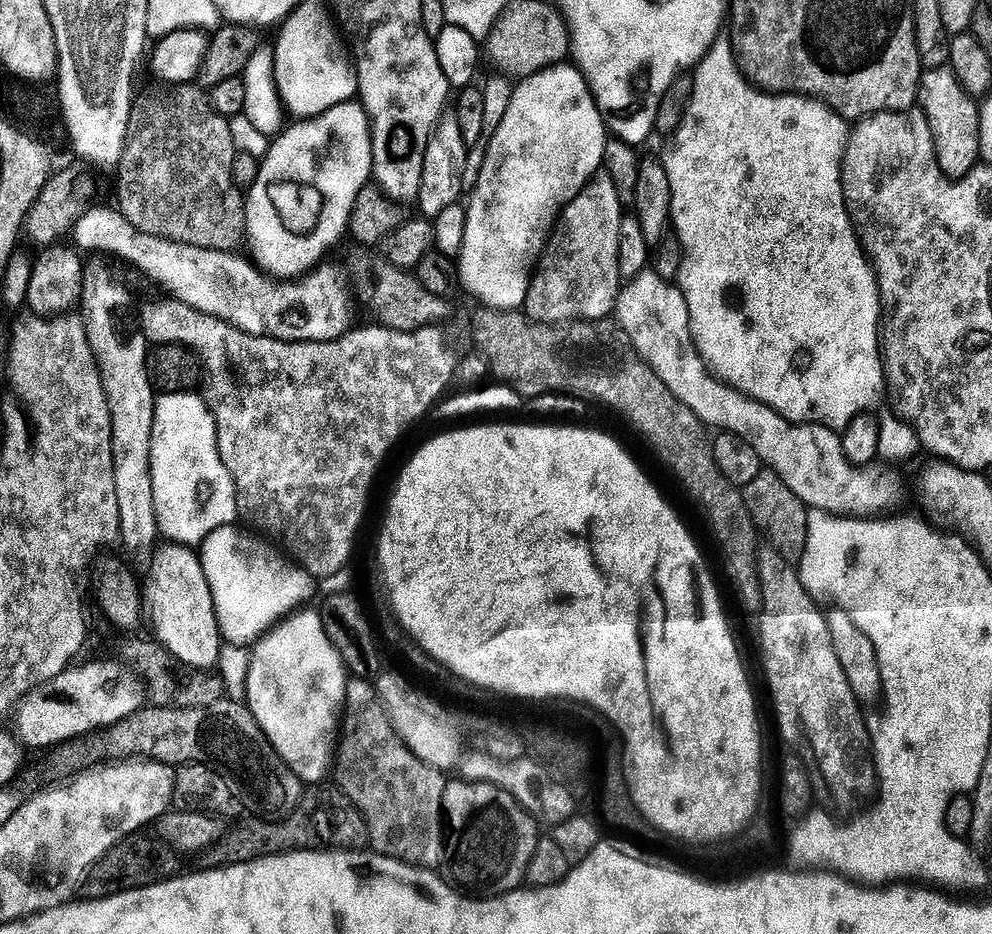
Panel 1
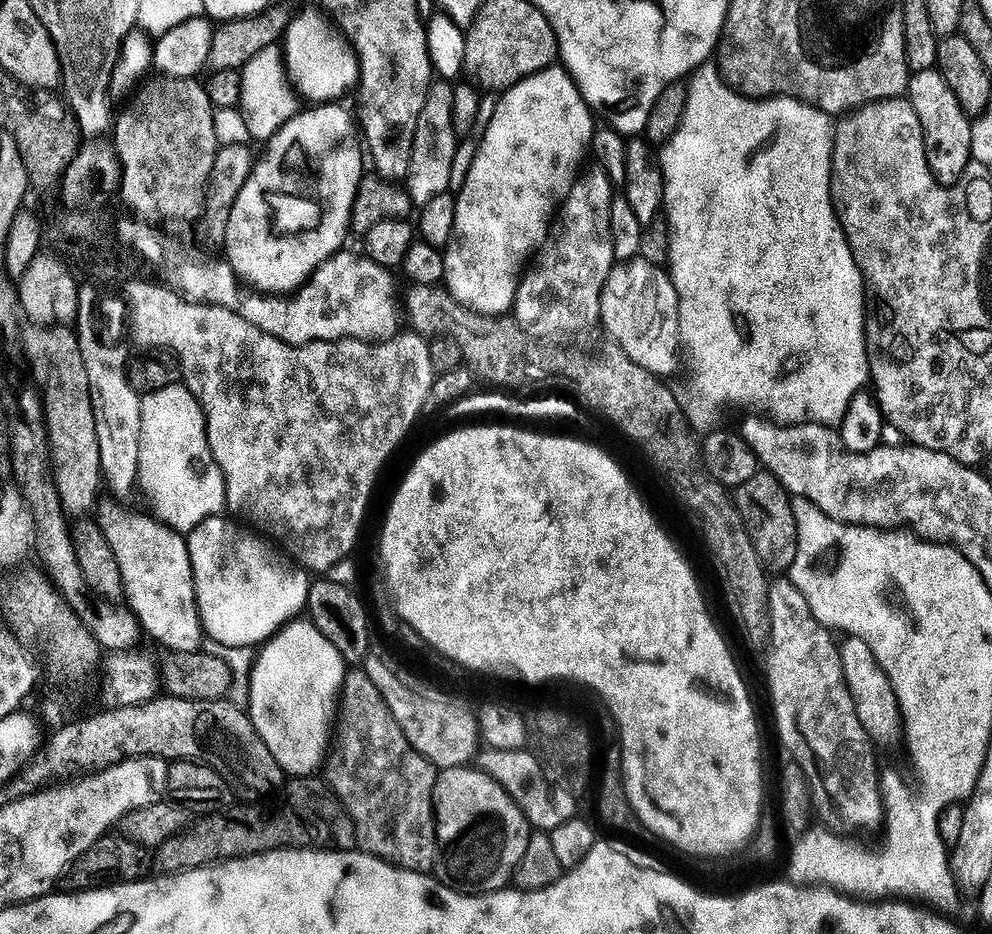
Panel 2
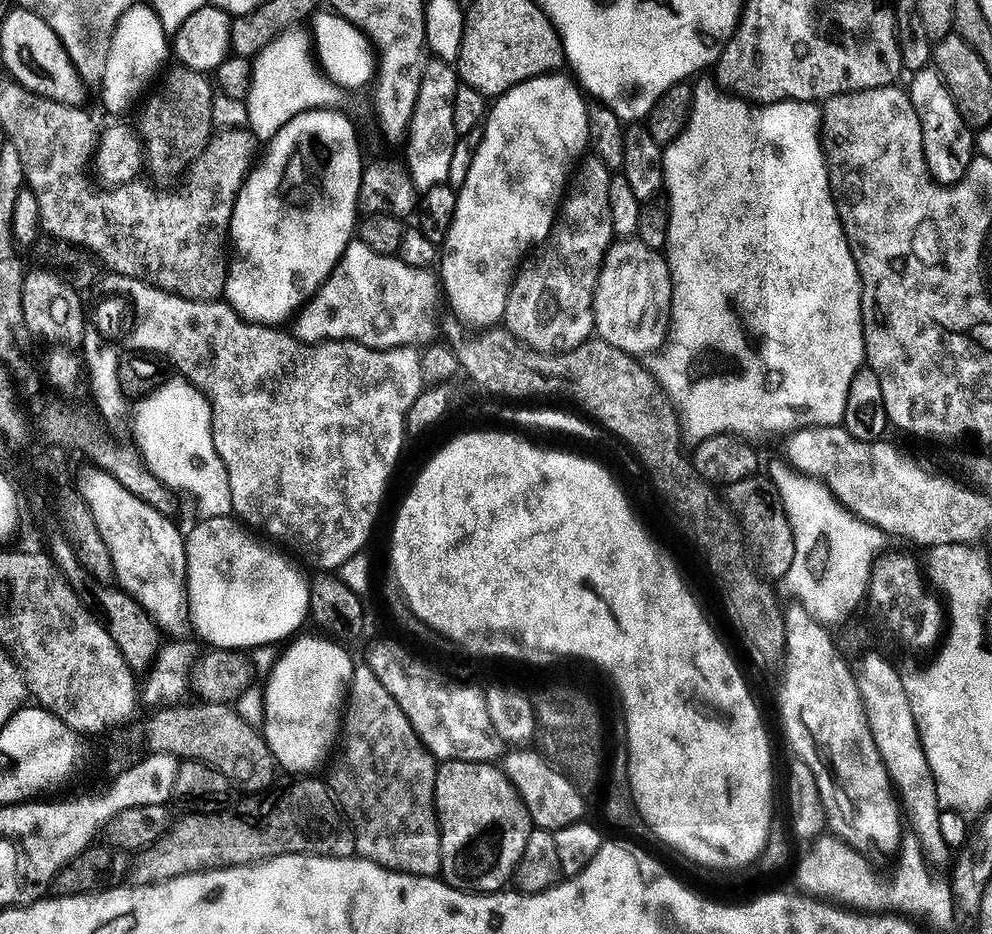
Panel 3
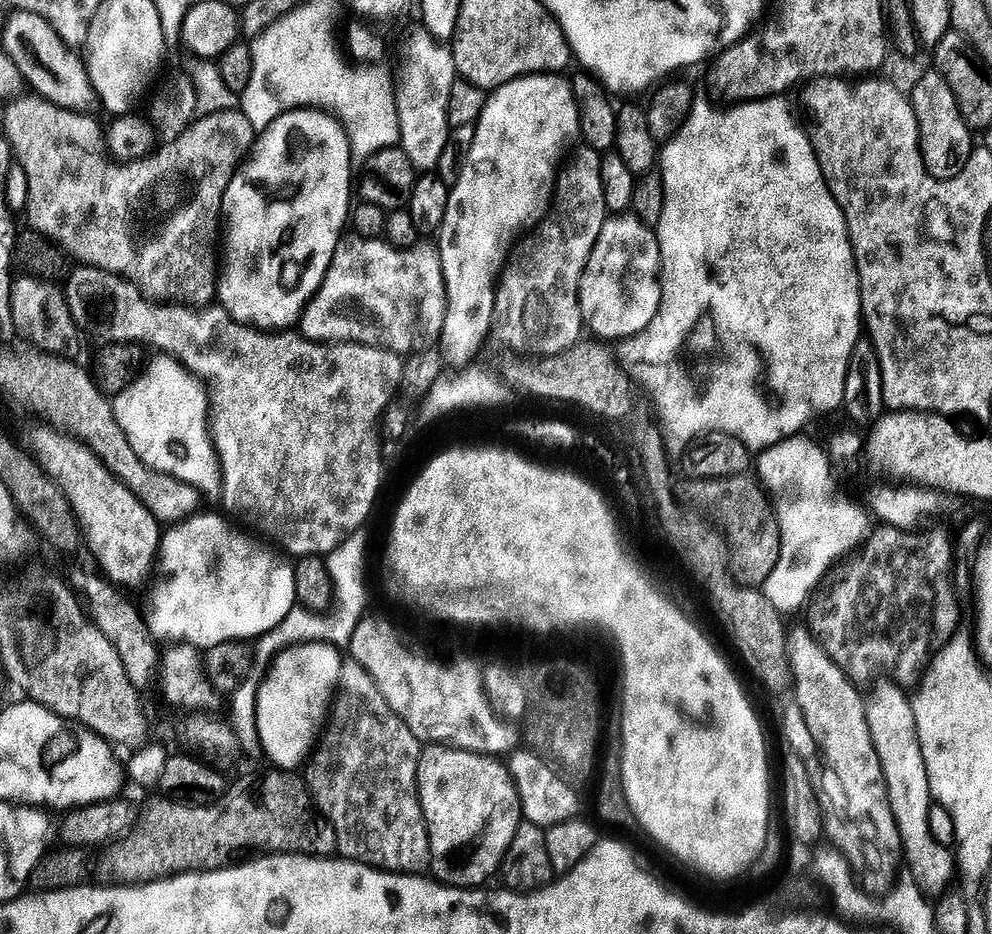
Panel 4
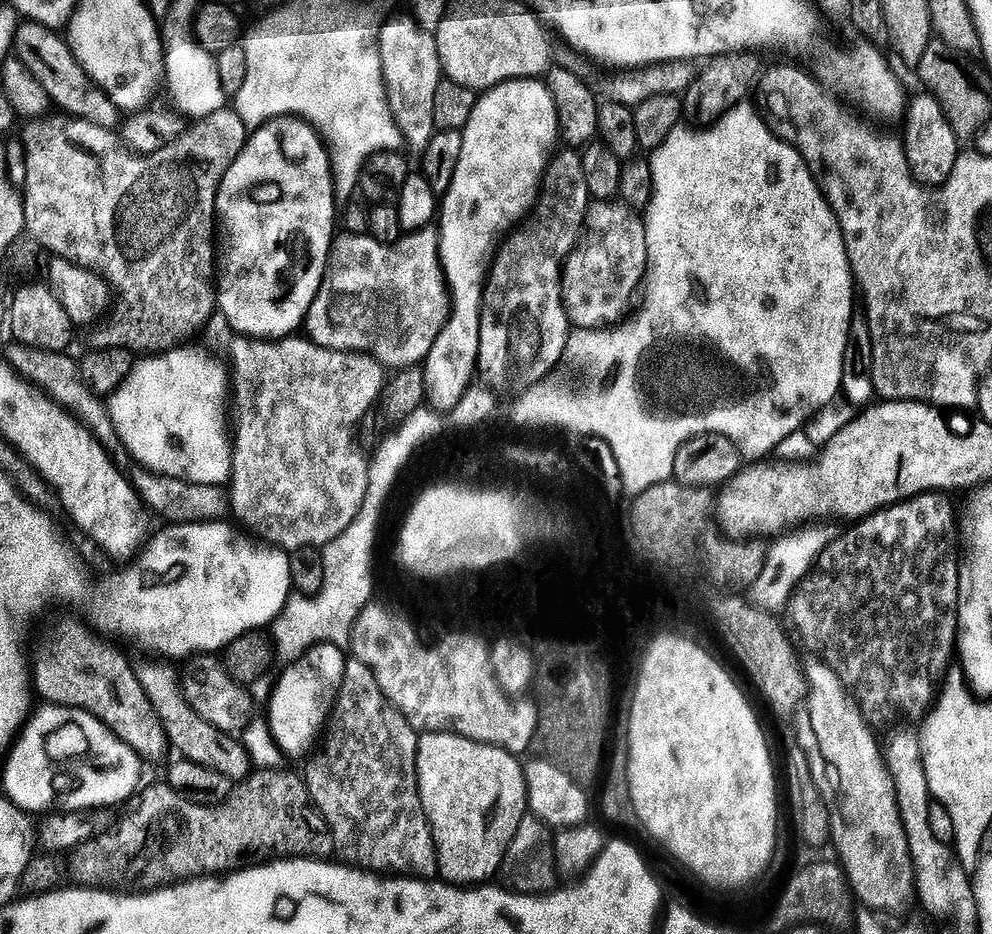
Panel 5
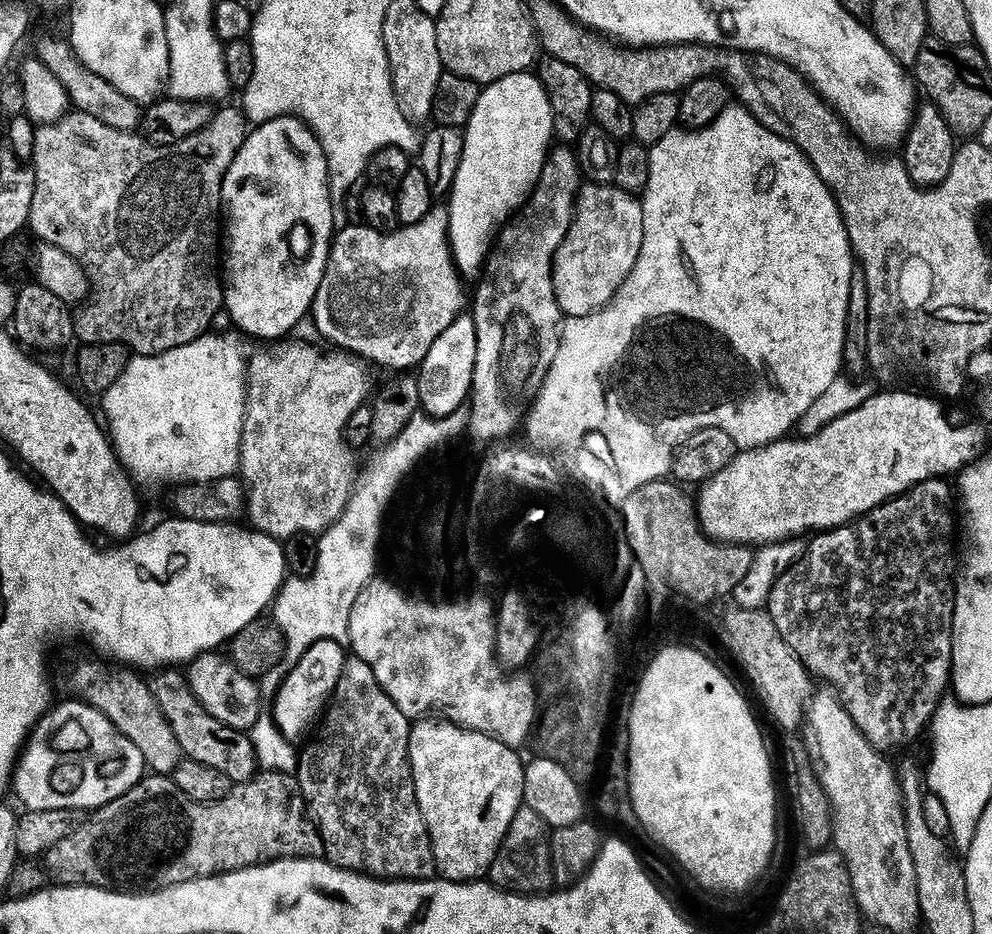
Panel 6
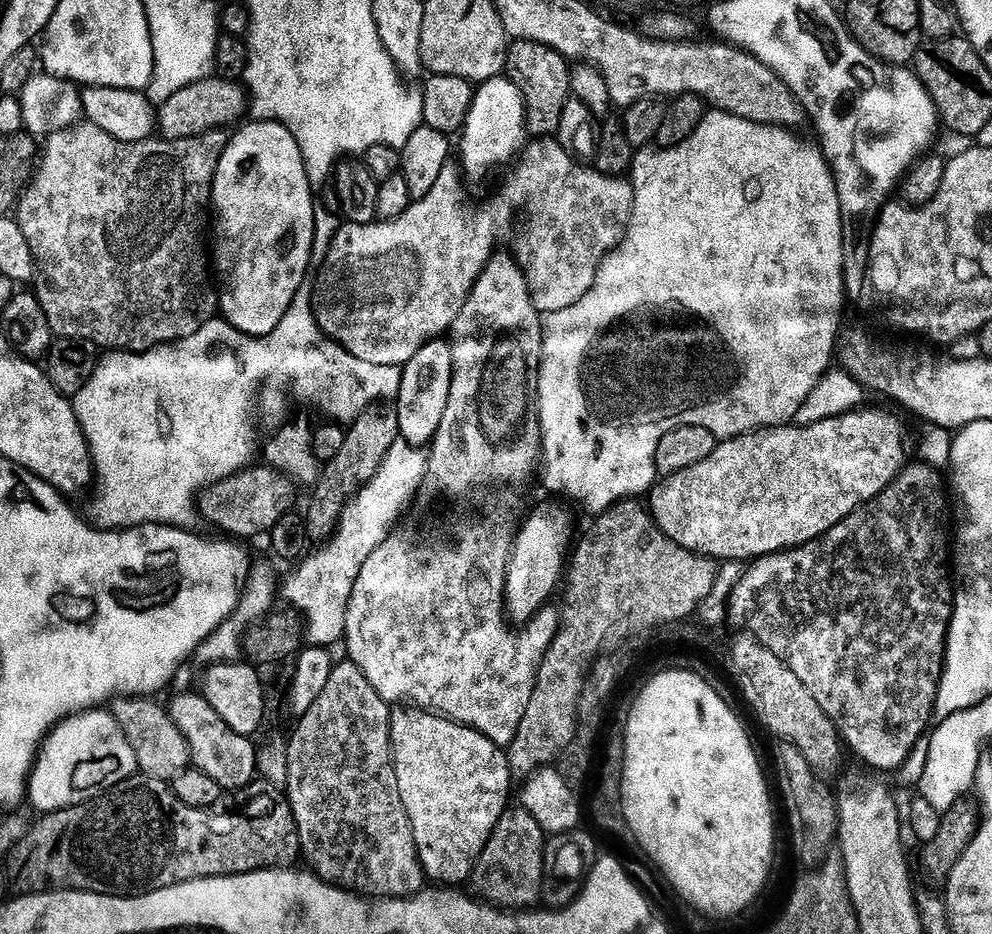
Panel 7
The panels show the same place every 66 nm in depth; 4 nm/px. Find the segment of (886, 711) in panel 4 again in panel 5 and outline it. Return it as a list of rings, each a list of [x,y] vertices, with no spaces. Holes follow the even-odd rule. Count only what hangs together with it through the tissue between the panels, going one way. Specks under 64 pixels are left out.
[[[895,728],[889,736],[891,738],[888,746],[886,744],[886,763],[895,782],[896,797],[911,850],[911,860],[913,866],[920,866],[919,872],[915,874],[916,884],[922,884],[918,892],[924,892],[926,898],[923,909],[934,914],[944,911],[948,914],[953,913],[959,902],[964,901],[965,897],[973,896],[973,885],[959,855],[949,843],[947,845],[942,842],[931,827],[933,801],[928,774],[925,772],[921,733],[910,728]]]

